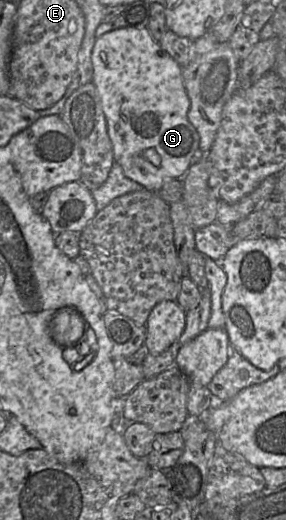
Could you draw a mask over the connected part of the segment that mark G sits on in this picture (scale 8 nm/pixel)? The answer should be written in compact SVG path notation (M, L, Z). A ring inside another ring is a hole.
M132 27L119 28L96 38L91 53L91 61L93 66L92 83L96 87L106 118L107 132L113 146L114 160L122 167L124 175L127 178L141 184L145 189L156 193L161 190L163 183L167 179L182 179L200 153L199 135L194 126L188 120L190 99L185 89L182 67L161 48L160 43L156 42L152 38L147 28L136 29Z

